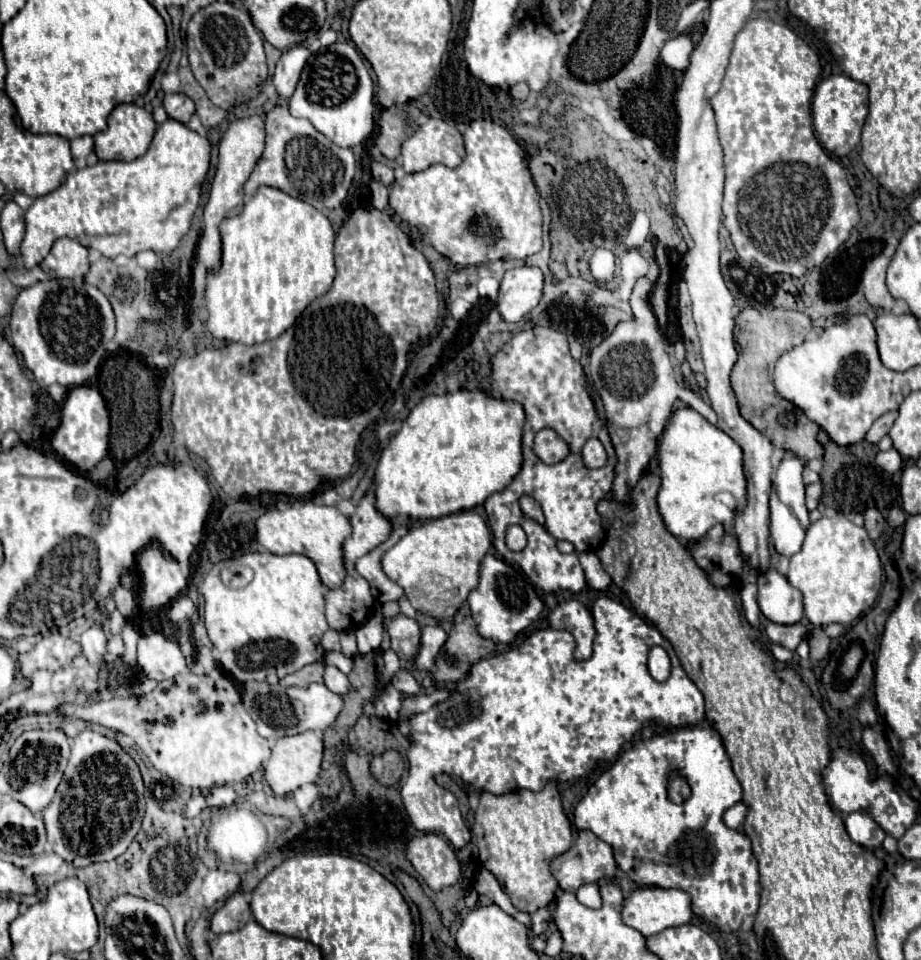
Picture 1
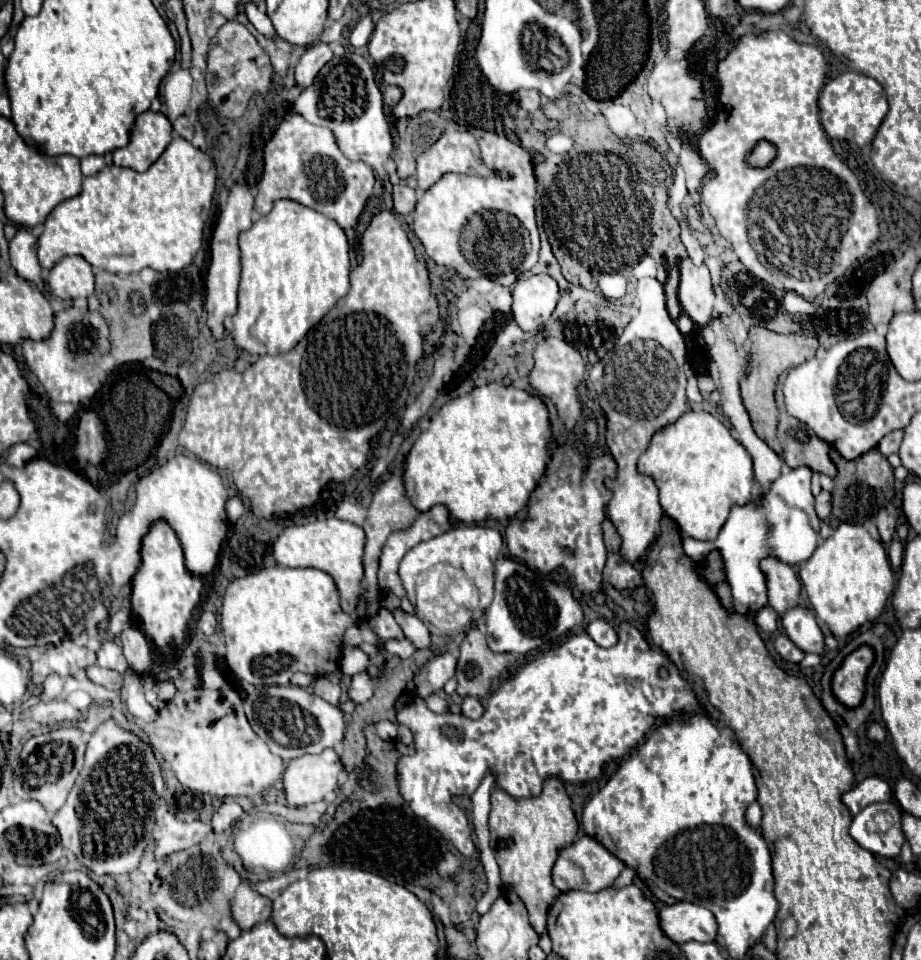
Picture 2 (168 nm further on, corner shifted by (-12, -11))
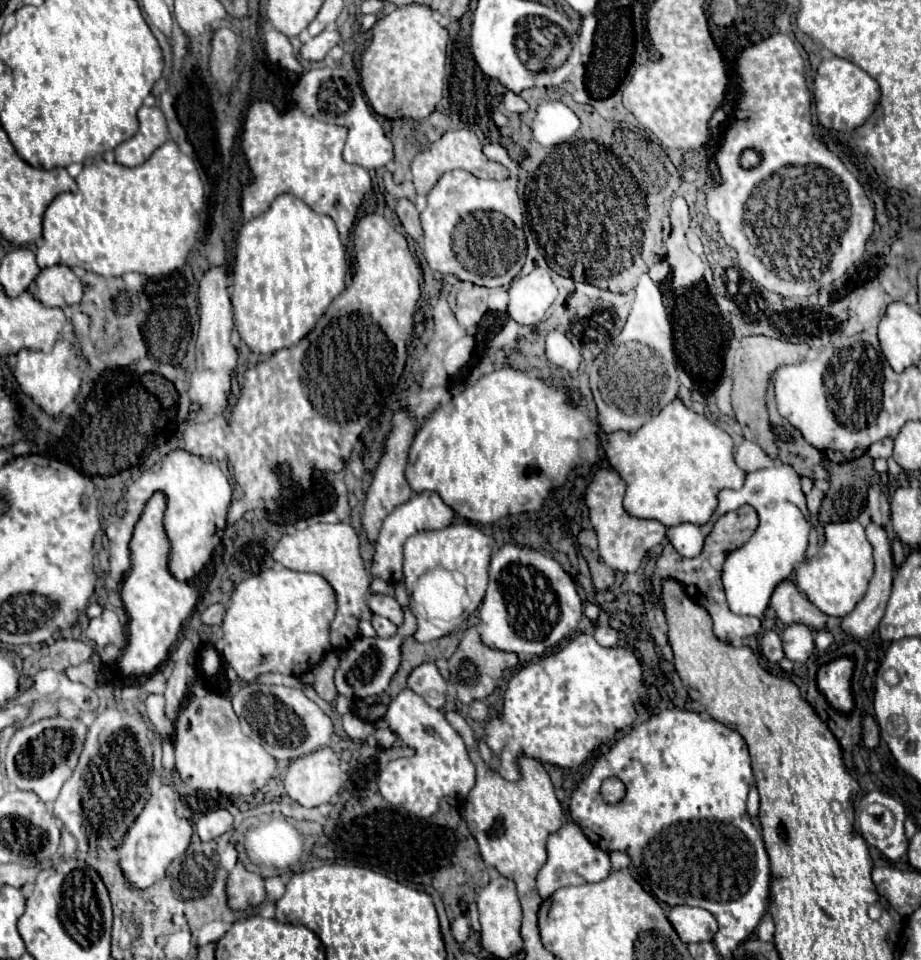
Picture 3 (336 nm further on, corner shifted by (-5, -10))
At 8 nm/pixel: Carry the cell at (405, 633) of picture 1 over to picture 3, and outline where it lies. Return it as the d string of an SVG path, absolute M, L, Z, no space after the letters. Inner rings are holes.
M372 593L368 599L368 607L372 609L372 613L376 615L384 615L386 619L390 619L392 623L402 623L404 621L404 613L402 607L398 605L398 601L390 595L380 595L380 593Z

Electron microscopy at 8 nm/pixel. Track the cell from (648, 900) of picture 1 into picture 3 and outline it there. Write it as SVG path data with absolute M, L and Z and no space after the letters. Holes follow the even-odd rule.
M686 905L672 907L668 919L684 943L712 941L712 935L716 935L718 927L714 915L700 907L686 907Z

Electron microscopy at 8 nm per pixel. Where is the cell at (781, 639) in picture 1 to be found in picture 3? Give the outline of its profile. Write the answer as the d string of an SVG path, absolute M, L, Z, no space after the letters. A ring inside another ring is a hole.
M766 631L766 633L762 635L762 639L760 639L760 651L762 651L762 655L764 655L768 661L778 663L778 661L784 657L780 635L778 635L776 631Z

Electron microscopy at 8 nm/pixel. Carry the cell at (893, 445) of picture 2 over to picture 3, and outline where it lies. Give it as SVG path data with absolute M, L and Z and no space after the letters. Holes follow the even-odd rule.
M892 439L878 441L878 443L874 443L874 445L868 449L868 455L870 455L872 459L876 459L876 457L884 457L884 459L888 459L888 457L892 455L892 445L894 445Z

